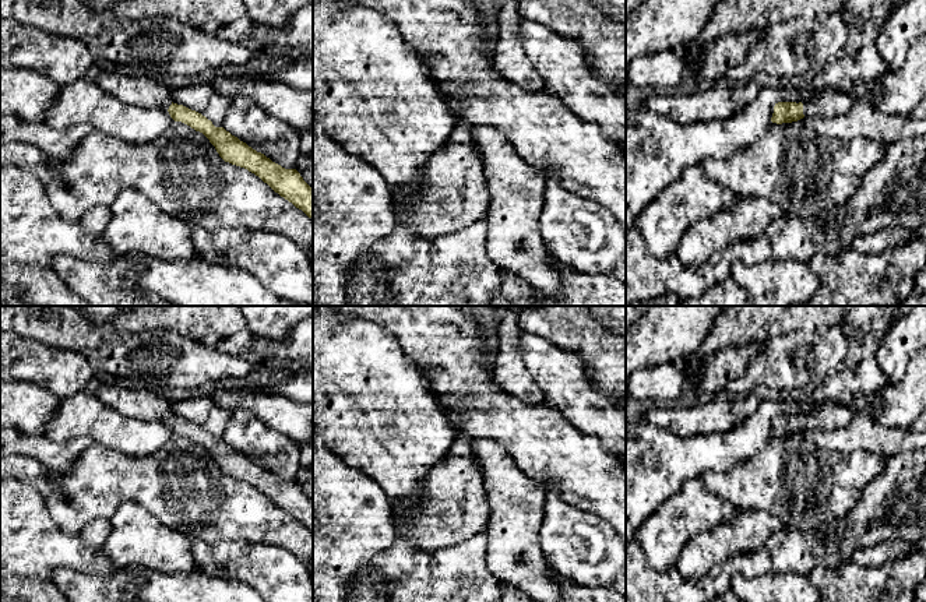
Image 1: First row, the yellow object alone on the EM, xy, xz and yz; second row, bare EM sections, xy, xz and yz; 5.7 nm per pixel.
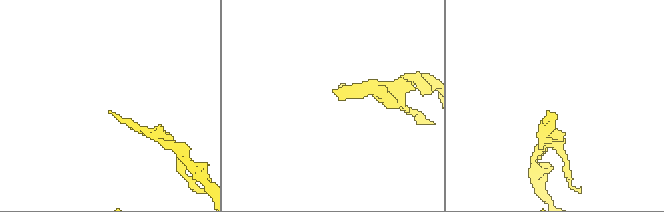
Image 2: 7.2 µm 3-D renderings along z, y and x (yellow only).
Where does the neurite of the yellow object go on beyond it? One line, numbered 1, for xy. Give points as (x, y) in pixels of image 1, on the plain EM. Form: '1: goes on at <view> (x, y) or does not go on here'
1: goes on at xy (140, 404)

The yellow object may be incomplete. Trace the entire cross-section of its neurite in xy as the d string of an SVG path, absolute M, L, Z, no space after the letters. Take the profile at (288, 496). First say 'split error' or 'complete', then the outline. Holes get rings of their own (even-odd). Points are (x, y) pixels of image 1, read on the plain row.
split error; M103 383L94 394L124 416L168 423L175 434L182 434L203 446L225 475L254 486L275 506L313 532L313 500L303 493L296 482L282 480L223 440L215 440L201 426L173 416L170 402L161 392L135 390L122 383Z

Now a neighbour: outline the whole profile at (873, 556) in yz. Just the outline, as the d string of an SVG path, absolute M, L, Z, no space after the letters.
M885 541L862 550L855 550L848 563L855 563L865 567L879 567L885 561L895 560L908 555L912 543L905 541Z

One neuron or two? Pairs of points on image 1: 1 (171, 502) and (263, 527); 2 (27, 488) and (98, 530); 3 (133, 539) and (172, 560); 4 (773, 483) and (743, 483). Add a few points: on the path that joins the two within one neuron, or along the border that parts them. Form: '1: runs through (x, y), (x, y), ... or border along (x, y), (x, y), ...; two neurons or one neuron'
1: runs through (193, 502), (240, 511); one neuron
2: border along (78, 534), (87, 542), (101, 548); two neurons
3: runs through (143, 541), (162, 551); one neuron
4: runs through (766, 483), (750, 483); one neuron

